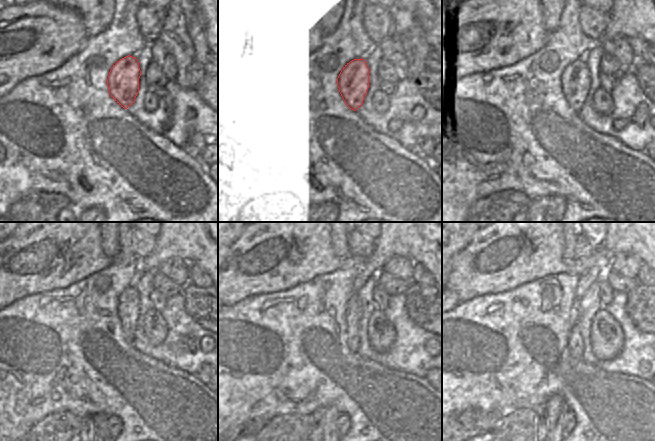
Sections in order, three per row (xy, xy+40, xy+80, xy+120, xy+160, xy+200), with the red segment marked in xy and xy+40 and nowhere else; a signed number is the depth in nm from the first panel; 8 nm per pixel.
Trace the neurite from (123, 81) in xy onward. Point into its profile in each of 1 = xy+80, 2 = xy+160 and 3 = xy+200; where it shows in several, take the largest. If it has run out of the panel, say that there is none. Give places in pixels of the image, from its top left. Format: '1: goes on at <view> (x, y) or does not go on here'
1: goes on at xy+80 (575, 80)
2: goes on at xy+160 (353, 309)
3: goes on at xy+200 (574, 328)

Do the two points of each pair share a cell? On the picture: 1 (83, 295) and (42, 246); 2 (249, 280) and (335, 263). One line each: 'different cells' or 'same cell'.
1: different cells
2: same cell

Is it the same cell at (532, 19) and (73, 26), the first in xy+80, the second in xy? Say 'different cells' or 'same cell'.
same cell

